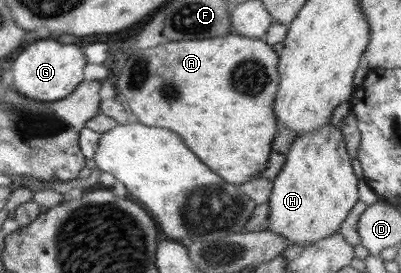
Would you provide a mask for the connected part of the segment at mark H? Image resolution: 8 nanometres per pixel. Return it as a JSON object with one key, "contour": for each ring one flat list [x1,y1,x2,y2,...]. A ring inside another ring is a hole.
{"contour":[[328,123,321,129,297,136,287,153,285,165,272,181,273,189,268,199,269,215,265,229,286,237,289,245,309,245,333,235,358,202,358,179,353,173,352,159,346,151,340,129,341,127,335,128]]}

